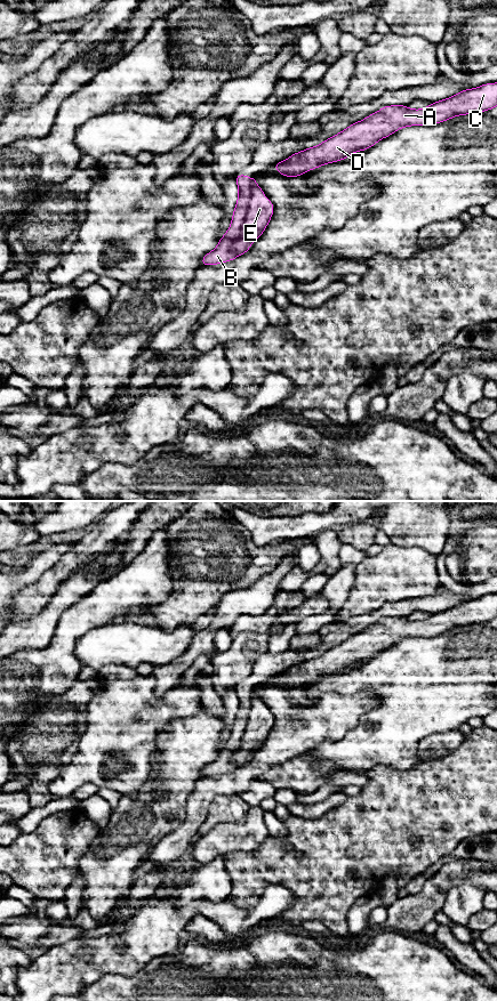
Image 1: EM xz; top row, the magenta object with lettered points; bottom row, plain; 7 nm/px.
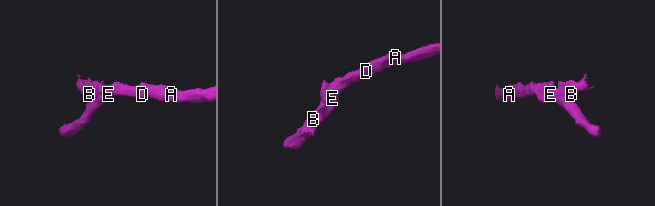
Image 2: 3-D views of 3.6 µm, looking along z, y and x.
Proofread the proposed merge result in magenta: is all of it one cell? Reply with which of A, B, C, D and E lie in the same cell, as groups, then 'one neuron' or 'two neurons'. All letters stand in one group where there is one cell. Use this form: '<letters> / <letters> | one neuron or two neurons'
A C D E / B | two neurons

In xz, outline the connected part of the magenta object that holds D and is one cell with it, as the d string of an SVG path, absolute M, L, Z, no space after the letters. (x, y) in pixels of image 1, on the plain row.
M488 595L463 602L423 621L410 621L406 616L384 617L320 656L295 664L272 678L281 687L298 688L324 675L342 672L353 663L367 661L400 639L435 636L457 627L488 622L496 616L497 595Z

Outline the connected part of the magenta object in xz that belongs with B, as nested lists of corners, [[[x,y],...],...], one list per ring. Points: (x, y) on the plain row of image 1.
[[[237,685],[235,692],[239,699],[239,709],[232,727],[231,738],[219,751],[217,759],[201,770],[201,777],[226,774],[239,767],[231,761],[231,758],[233,752],[240,746],[241,738],[246,732],[249,712],[252,705],[252,691]]]

